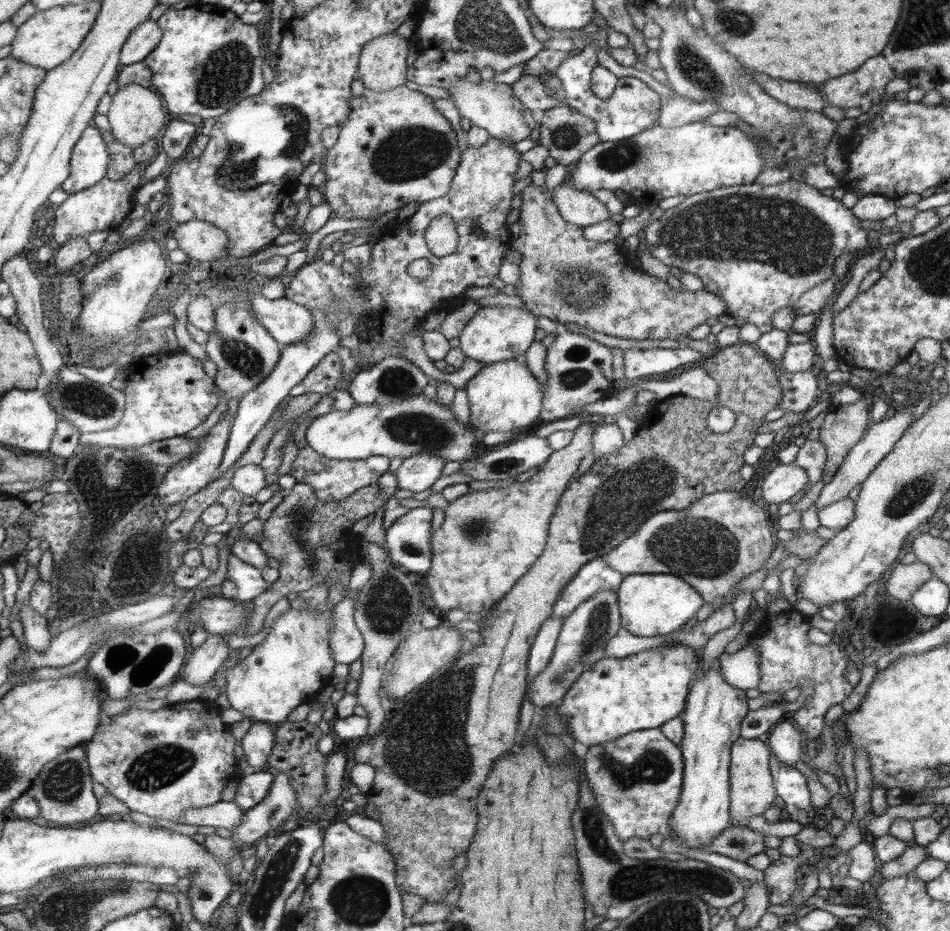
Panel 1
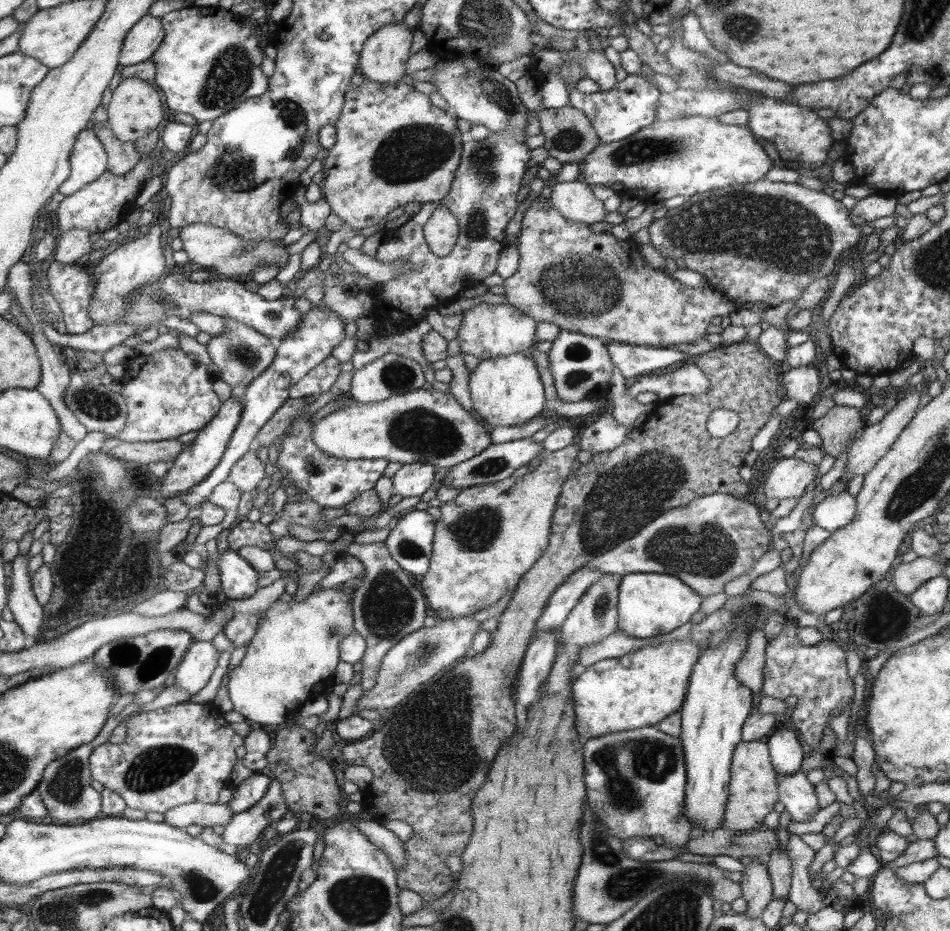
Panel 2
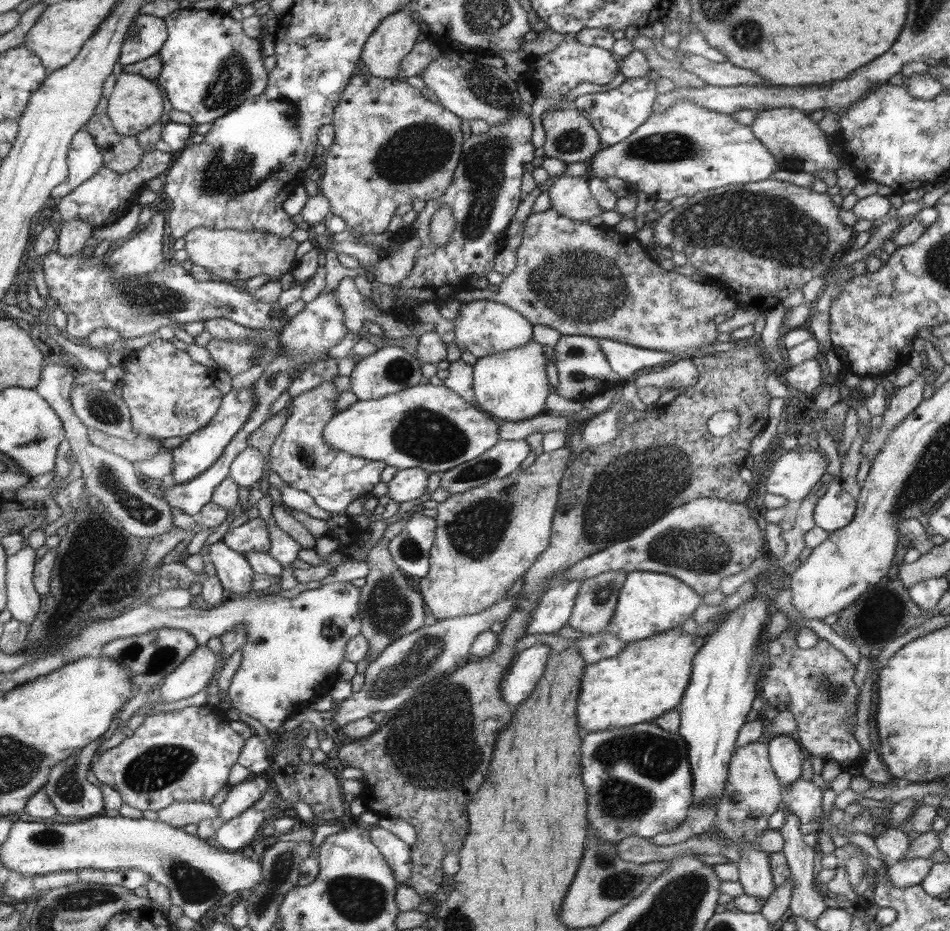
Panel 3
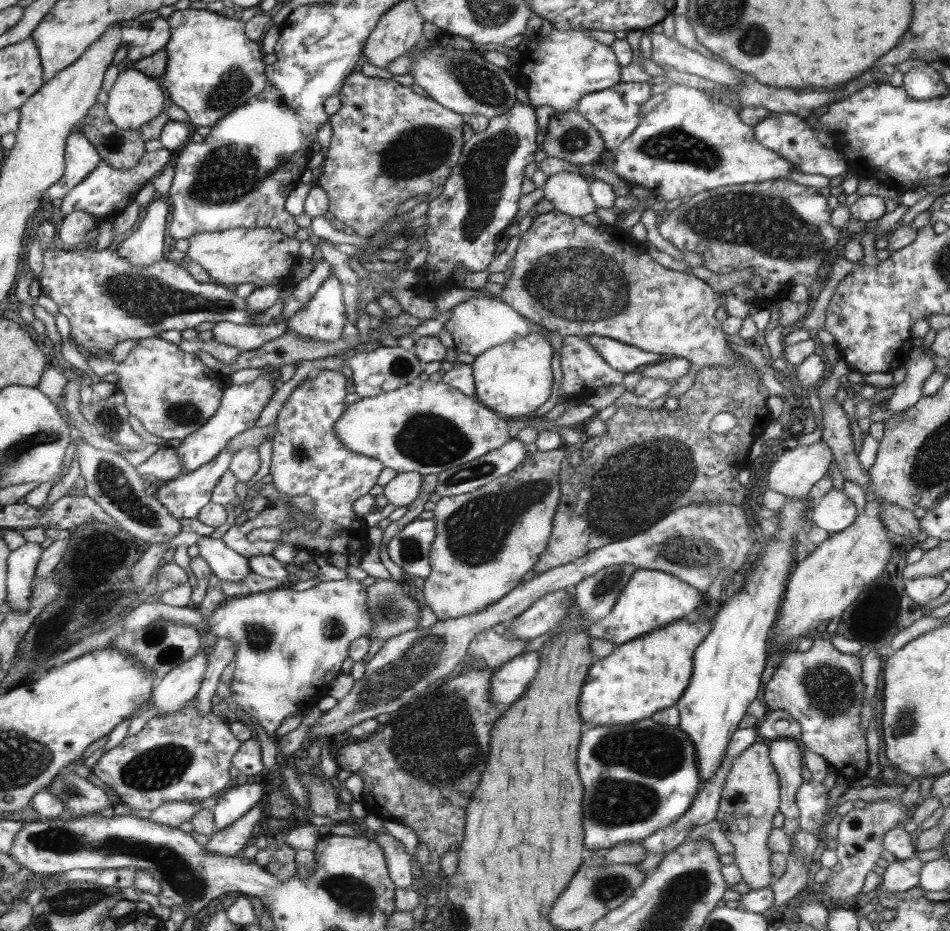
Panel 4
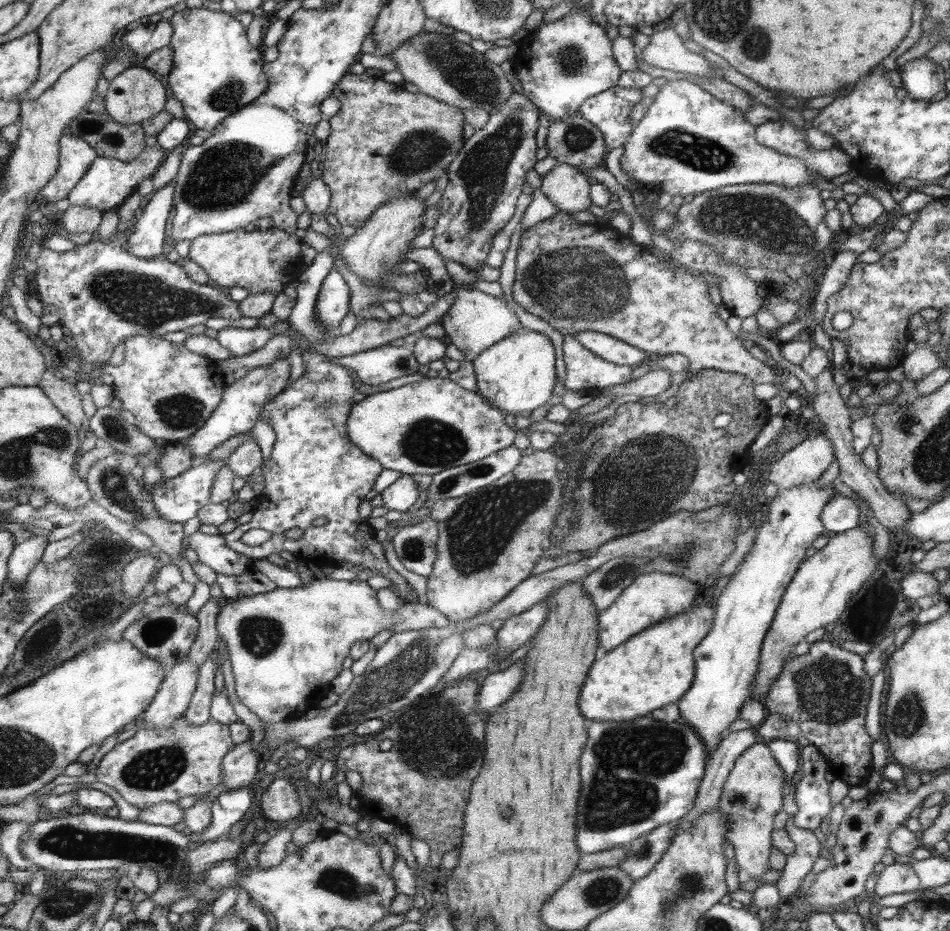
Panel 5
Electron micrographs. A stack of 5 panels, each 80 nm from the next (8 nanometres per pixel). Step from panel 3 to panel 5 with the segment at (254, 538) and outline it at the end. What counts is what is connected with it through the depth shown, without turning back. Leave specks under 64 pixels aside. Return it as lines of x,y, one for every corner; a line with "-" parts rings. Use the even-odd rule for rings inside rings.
327,210
322,216
330,221
330,228
333,230
333,234
328,236
331,246
318,252
311,264
299,274
297,301
287,320
309,340
309,347
302,351
306,371
288,389
277,394
260,414
259,419
270,423
276,432
276,442
270,459
259,468
265,478
262,483
264,492
252,507
253,516
250,522
238,525
231,532
223,534
223,537
232,550
248,556
251,560
266,559
271,554
288,550
306,564
314,563
328,569
336,570
338,564
351,563
354,566
382,571
392,582
392,591
408,600
415,600
415,590
390,566
382,545
374,540
374,528
370,528
358,516
358,504
374,488
374,482
382,472
382,464
364,454
348,439
346,426
351,417
352,405
356,404
352,396
358,392
354,389
349,371
351,368
332,365
328,361
330,356
322,356
315,350
316,345
336,337
319,324
315,310
319,290
336,264
335,256
342,246
340,233
343,227
332,220
-
316,518
326,518
328,522
323,527
315,527
312,521
-
251,528
272,532
272,538
254,546
247,545
241,538
-
293,528
303,531
302,536
296,540
286,538
285,535
287,530

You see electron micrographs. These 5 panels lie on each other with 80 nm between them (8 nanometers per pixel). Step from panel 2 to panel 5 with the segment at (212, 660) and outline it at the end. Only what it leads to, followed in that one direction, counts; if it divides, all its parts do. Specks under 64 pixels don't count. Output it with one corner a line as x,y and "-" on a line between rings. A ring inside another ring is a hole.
181,661
168,668
159,692
140,718
156,728
167,727
188,709
198,684
199,666
192,661

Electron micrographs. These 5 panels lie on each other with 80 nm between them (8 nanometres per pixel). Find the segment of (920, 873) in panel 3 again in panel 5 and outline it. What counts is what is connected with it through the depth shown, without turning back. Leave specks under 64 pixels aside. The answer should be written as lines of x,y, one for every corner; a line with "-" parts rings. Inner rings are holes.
893,863
886,865
878,875
875,887
876,896
906,894
921,888
920,879
911,863

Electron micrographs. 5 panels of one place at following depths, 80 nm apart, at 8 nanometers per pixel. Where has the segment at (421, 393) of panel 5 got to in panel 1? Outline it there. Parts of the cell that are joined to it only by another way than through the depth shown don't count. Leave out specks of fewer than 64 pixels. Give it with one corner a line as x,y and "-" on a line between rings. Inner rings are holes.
423,394
388,406
355,405
350,410
334,410
316,417
306,430
306,442
317,454
336,462
354,462
372,456
406,460
422,452
434,452
445,463
464,462
482,444
476,429
456,422
451,407
442,407
435,400
427,401

